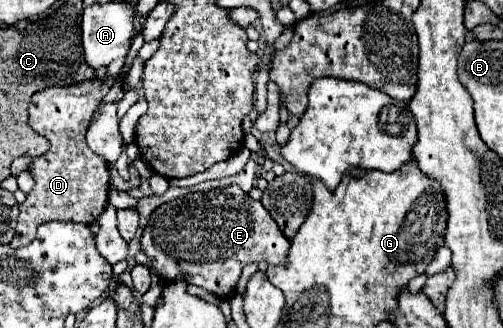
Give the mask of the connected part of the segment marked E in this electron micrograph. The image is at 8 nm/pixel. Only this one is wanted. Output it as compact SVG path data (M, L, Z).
M227 185L205 193L189 193L157 207L143 229L141 251L153 261L163 281L187 273L189 283L229 299L247 263L265 259L269 265L283 265L289 239L277 229L261 201L253 201L239 185Z

